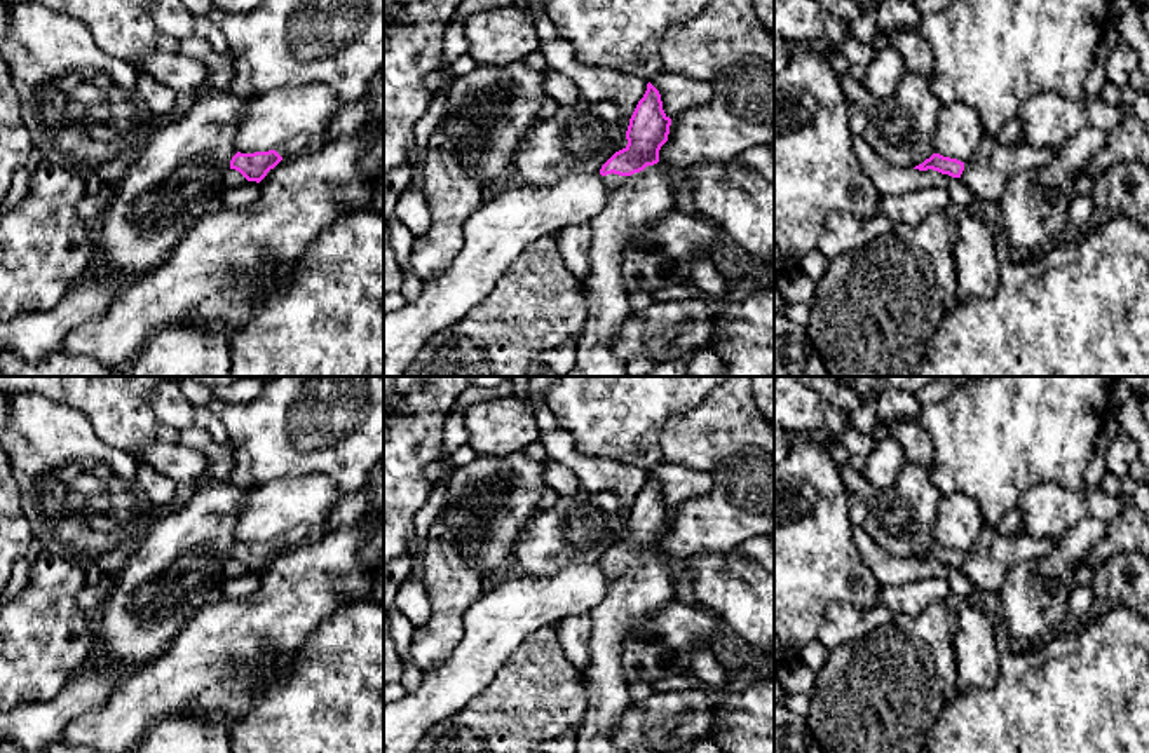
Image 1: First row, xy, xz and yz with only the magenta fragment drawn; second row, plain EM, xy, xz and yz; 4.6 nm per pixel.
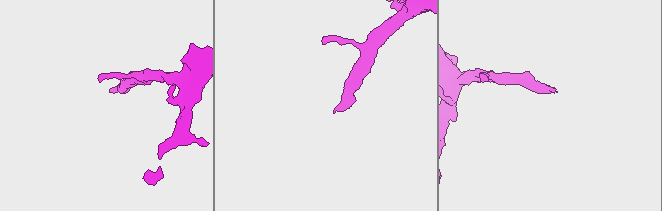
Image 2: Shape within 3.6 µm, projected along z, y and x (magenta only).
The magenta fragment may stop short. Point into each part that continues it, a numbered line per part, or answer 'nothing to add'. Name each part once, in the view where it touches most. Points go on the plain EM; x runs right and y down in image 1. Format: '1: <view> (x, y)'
1: xz (633, 593)

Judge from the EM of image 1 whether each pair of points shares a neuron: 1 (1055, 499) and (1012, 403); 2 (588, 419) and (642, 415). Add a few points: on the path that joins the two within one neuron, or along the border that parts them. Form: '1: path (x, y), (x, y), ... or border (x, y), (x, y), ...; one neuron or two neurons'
1: border (1083, 485), (1066, 490), (1041, 481), (1017, 506); two neurons
2: path (602, 415), (628, 415); one neuron

